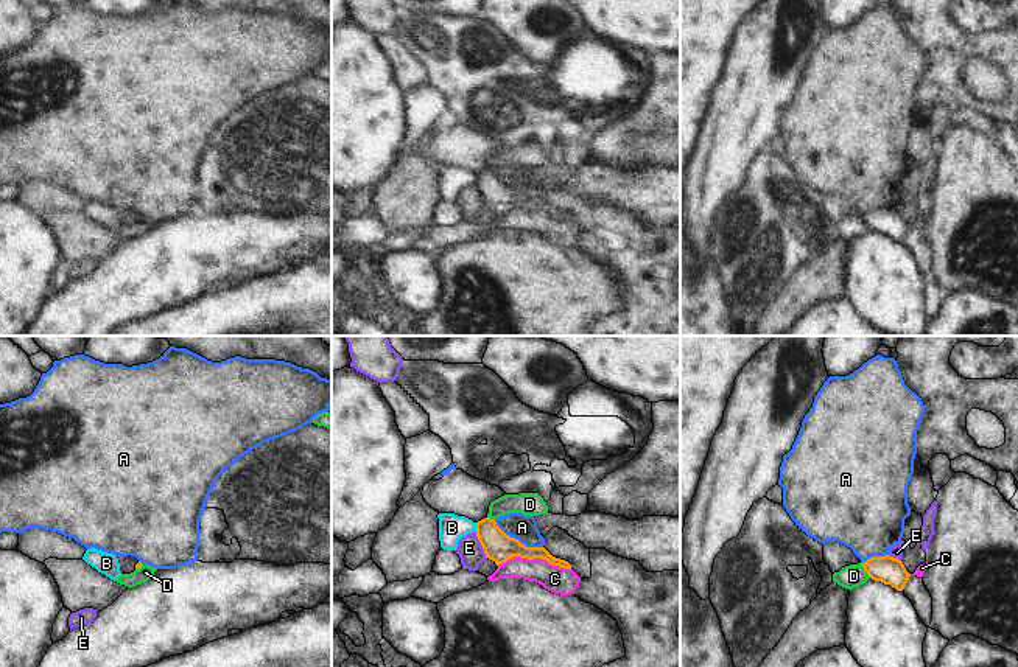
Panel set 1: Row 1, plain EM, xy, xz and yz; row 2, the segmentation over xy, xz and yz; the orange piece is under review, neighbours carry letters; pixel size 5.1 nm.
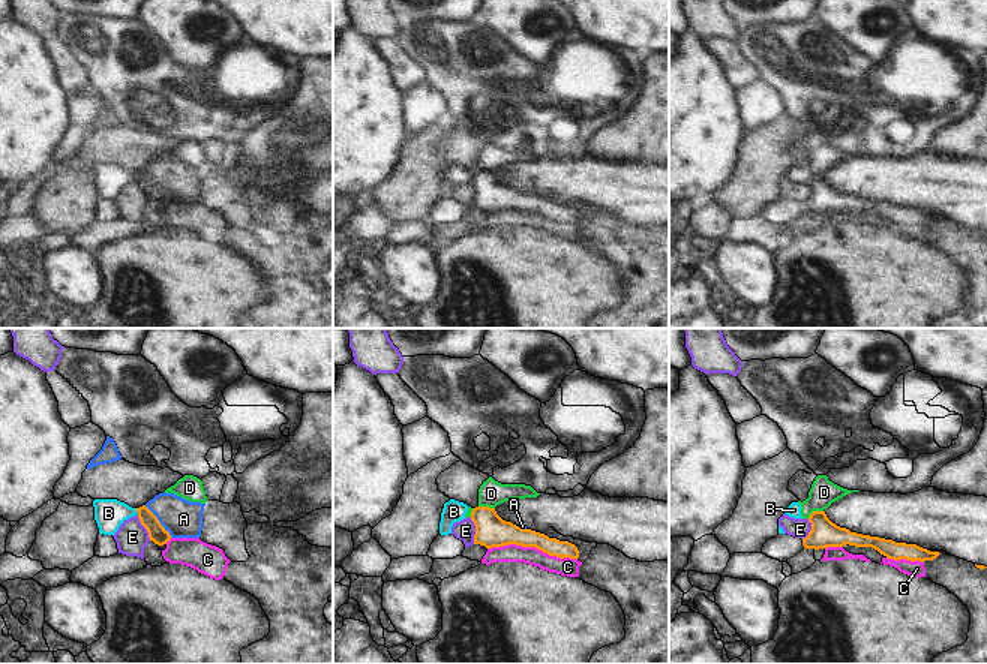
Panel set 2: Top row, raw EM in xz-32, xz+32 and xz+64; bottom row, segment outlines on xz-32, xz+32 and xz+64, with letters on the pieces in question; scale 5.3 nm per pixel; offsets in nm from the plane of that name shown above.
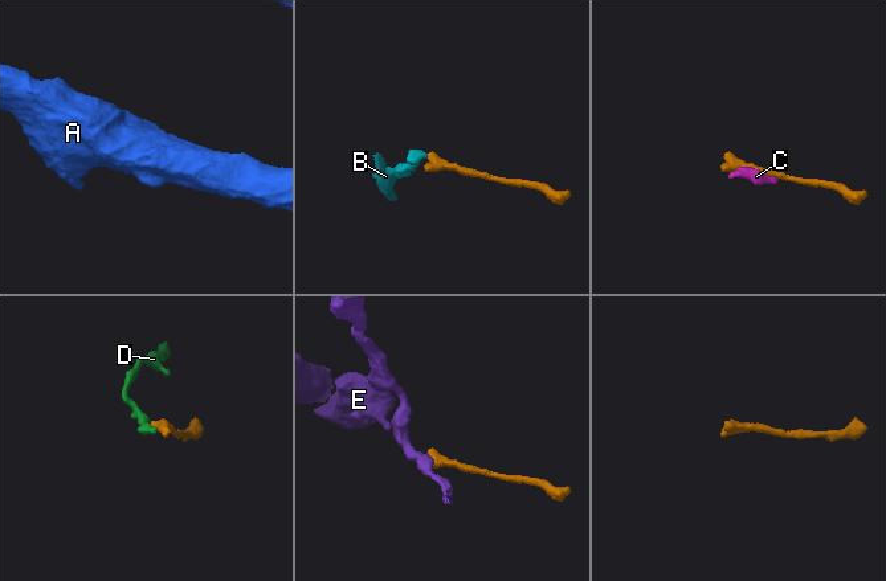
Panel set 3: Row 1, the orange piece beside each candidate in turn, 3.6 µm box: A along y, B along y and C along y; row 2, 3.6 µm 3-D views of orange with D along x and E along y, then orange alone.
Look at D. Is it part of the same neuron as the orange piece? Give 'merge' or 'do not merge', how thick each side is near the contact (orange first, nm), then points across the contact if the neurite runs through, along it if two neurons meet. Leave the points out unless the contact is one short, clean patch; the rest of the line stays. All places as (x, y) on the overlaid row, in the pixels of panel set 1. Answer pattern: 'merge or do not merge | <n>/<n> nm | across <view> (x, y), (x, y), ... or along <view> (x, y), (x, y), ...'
do not merge | 140/120 nm | along yz (861, 563), (870, 577)

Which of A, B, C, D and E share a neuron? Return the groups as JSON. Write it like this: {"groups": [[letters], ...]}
{"groups": [["A"], ["B", "D"], ["C"], ["E"]]}

